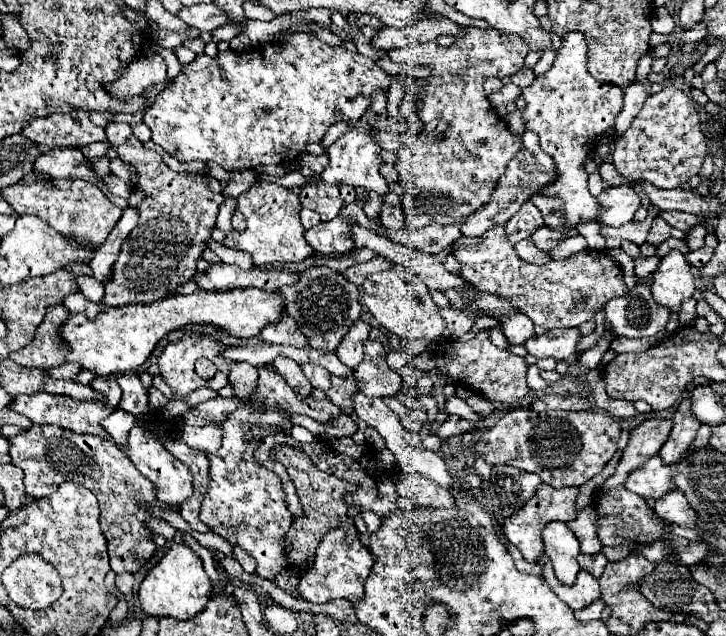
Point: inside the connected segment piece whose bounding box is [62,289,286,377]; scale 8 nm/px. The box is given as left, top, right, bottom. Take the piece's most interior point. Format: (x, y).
(120, 341)

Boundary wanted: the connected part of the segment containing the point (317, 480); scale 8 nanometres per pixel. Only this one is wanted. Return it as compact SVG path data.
M280 447L278 453L276 453L276 457L278 457L278 461L284 463L290 479L296 485L296 491L298 491L298 497L300 497L300 501L304 505L304 511L306 511L304 517L294 519L294 525L292 525L290 533L286 535L288 545L290 545L290 553L288 553L290 565L302 565L310 555L316 553L316 547L318 547L320 539L330 529L334 529L334 525L338 525L338 521L342 519L342 515L346 515L348 505L346 505L344 497L350 495L350 493L354 493L354 491L358 491L358 485L348 483L348 481L340 481L334 475L326 475L320 469L314 469L312 461L302 451L298 451L298 449Z

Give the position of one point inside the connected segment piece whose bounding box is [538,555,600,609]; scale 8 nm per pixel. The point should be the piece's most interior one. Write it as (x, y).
(585, 590)

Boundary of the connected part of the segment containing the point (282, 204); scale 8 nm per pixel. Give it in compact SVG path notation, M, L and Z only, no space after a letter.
M254 183L246 193L238 197L238 209L246 217L246 229L244 231L230 231L224 239L224 245L230 249L246 251L252 255L254 265L266 267L274 263L292 263L292 261L304 261L314 253L310 245L304 239L304 227L300 223L300 203L298 195L292 189L284 187L270 187L268 183Z

